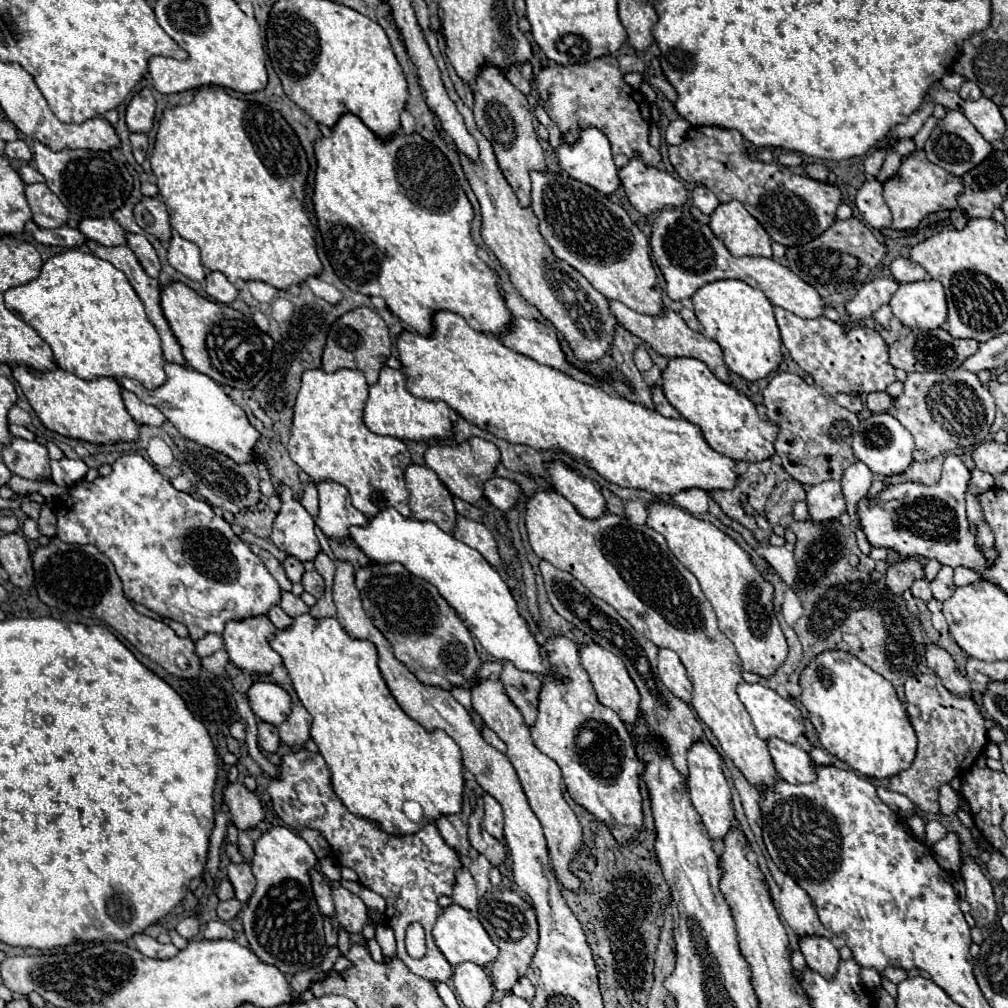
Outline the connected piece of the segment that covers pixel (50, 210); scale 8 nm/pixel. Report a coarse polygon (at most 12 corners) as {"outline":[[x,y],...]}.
{"outline":[[44,183],[26,185],[34,223],[58,229],[68,209]]}

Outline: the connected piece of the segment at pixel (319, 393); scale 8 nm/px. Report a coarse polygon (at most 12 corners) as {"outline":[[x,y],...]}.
{"outline":[[358,369],[304,371],[288,443],[366,517],[410,517],[404,441],[372,433]]}

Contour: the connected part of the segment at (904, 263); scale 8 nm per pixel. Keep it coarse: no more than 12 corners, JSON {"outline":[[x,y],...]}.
{"outline":[[898,257],[890,263],[898,283],[928,279],[922,265]]}

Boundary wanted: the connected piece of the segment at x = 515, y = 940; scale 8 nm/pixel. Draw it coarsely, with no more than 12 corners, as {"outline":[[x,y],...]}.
{"outline":[[492,889],[478,919],[500,955],[500,991],[526,975],[538,943],[536,915],[514,891]]}

